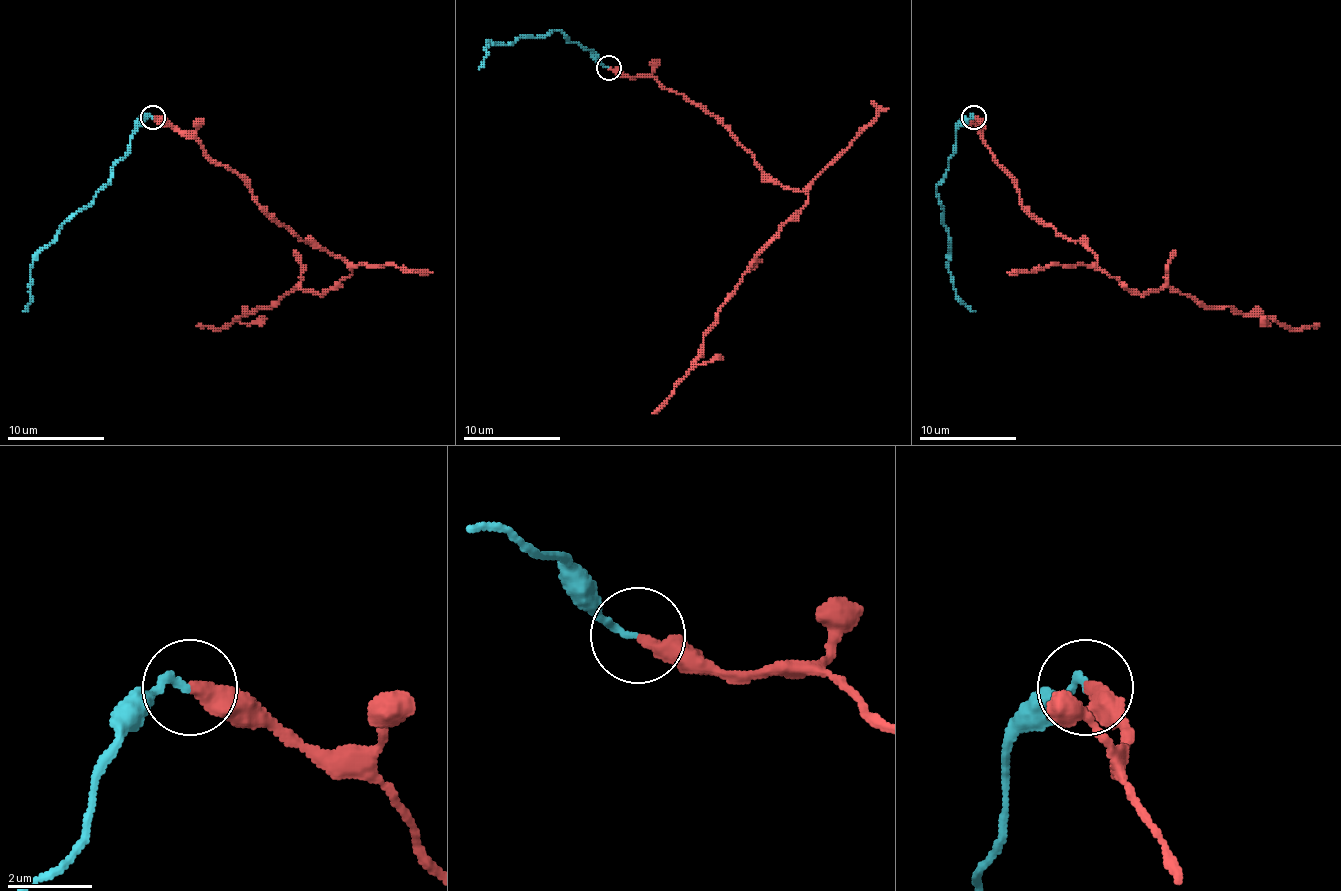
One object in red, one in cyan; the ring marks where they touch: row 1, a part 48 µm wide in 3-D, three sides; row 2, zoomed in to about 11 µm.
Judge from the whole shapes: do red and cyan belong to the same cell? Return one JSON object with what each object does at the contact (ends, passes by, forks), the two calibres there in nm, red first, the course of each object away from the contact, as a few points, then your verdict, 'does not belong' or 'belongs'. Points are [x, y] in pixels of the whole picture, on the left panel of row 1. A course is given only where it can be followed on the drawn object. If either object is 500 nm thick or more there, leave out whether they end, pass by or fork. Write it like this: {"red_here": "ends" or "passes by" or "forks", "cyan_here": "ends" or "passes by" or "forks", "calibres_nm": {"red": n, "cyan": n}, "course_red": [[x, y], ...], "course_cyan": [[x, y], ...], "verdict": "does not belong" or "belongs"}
{"red_here": "ends", "cyan_here": "ends", "calibres_nm": {"red": 360, "cyan": 170}, "course_red": [[152, 116], [196, 140], [245, 182], [254, 201], [352, 270], [323, 294], [298, 287], [220, 328], [196, 326]], "course_cyan": [[152, 116], [135, 131], [130, 150], [96, 194], [33, 262], [30, 294], [23, 311]], "verdict": "does not belong"}

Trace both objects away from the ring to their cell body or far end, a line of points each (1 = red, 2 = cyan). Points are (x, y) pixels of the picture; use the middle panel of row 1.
1: (608, 67), (684, 94), (766, 174), (808, 196), (718, 310), (703, 354), (652, 413)
2: (608, 67), (591, 50), (552, 30), (506, 45), (489, 42), (479, 69)

